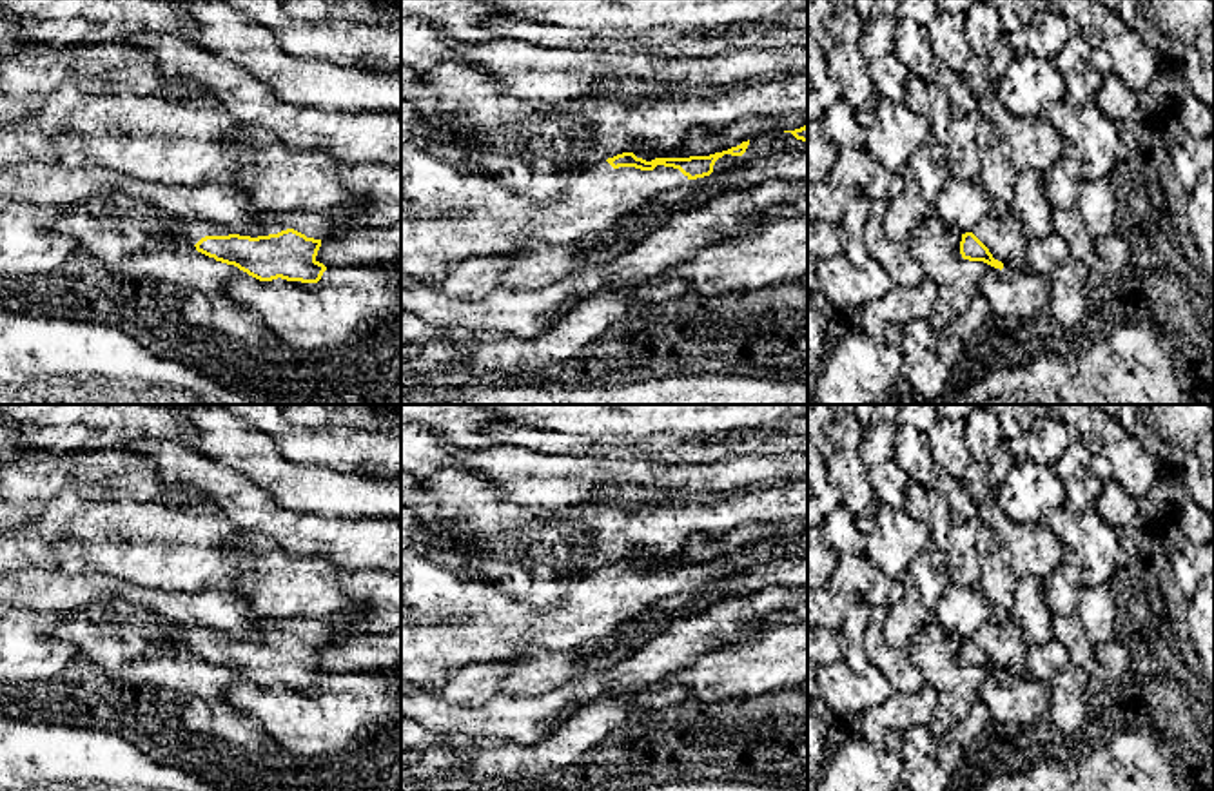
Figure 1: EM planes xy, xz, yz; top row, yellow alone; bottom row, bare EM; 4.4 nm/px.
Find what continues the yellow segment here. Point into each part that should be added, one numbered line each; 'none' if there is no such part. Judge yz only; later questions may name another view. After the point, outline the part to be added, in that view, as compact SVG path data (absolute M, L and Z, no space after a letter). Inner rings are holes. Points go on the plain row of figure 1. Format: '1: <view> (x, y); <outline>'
1: yz (1002, 641); M1014 620L984 622L973 635L973 640L989 655L994 666L1004 669L1005 677L1025 675L1025 649L1020 628Z

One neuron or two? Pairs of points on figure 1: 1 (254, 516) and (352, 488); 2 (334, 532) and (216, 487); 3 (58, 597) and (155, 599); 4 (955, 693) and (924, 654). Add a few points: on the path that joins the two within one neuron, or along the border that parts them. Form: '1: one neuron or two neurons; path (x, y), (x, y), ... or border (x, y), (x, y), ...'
1: two neurons; border (251, 481), (282, 507), (318, 514), (325, 519)
2: one neuron; path (305, 532), (293, 532), (245, 505)
3: one neuron; path (82, 590), (131, 592)
4: one neuron; path (955, 684), (933, 663)

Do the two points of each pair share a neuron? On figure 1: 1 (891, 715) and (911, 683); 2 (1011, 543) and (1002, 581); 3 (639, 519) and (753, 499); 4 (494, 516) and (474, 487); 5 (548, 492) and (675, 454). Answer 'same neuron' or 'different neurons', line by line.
1: different neurons
2: different neurons
3: same neuron
4: same neuron
5: different neurons

